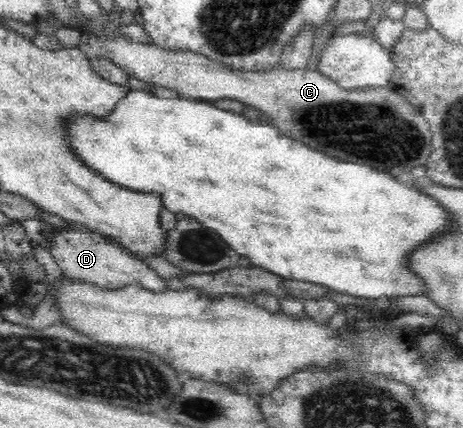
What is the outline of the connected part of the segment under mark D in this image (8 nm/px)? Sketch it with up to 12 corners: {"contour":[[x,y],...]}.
{"contour":[[58,230],[50,252],[72,282],[169,290],[140,259],[88,231]]}

